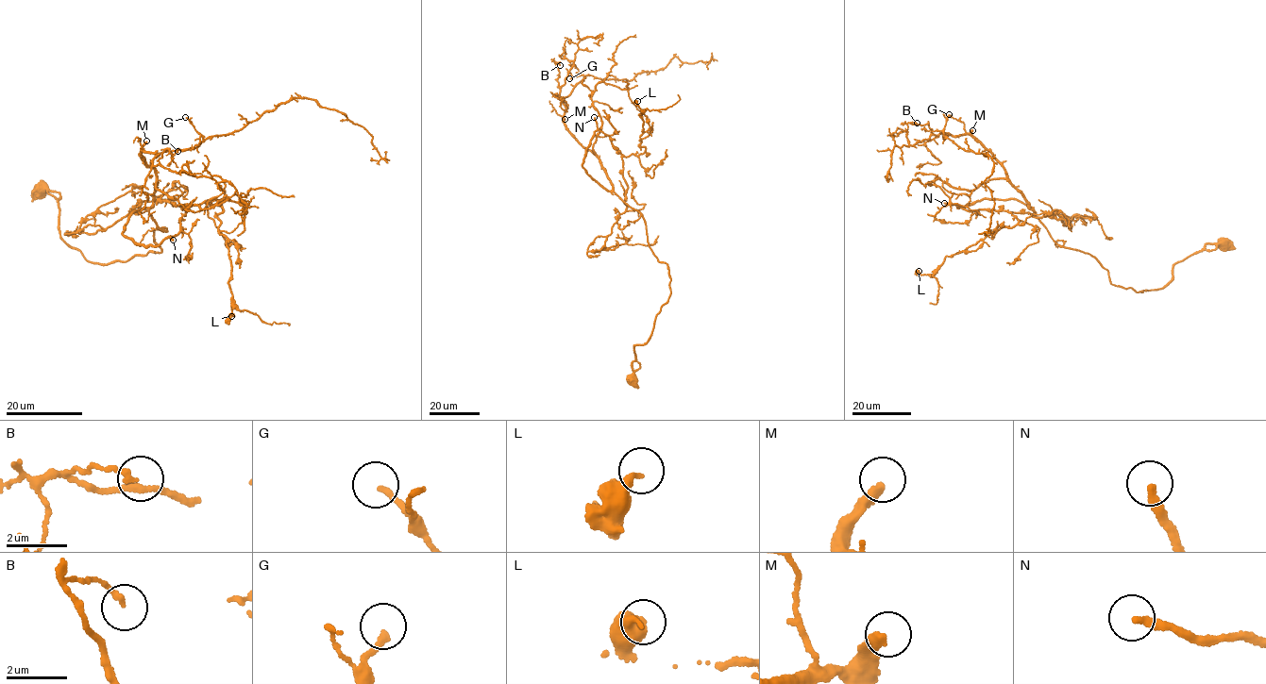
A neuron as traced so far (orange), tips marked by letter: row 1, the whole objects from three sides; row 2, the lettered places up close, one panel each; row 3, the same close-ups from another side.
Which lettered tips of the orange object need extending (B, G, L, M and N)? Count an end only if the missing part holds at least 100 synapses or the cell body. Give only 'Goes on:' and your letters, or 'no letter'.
Goes on: M, N

